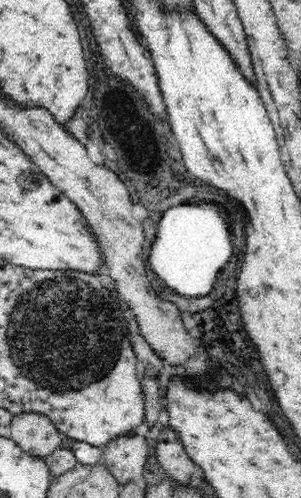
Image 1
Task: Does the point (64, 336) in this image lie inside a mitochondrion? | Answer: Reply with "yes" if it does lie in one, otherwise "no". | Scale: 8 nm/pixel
yes

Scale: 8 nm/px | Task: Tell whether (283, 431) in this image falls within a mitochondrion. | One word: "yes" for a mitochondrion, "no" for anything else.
no

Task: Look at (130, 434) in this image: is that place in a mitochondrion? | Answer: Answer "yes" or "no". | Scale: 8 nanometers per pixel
no

